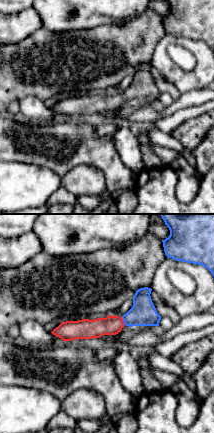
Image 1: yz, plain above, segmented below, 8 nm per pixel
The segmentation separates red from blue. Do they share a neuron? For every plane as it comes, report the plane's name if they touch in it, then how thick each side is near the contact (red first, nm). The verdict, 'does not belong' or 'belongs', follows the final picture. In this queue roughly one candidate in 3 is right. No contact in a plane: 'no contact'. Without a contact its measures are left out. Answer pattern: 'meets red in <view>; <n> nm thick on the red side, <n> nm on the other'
meets red in yz; 160 nm thick on the red side, 200 nm on the other

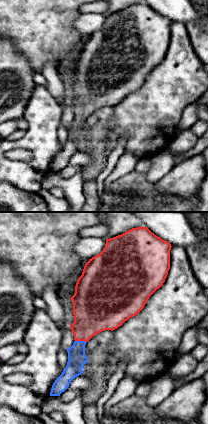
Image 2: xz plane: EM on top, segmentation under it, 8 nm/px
meets red in xz; 320 nm thick on the red side, 140 nm on the other

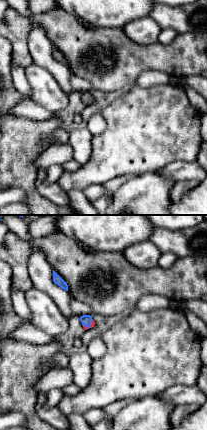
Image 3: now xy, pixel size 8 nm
meets red in xy; 30 nm thick on the red side, 90 nm on the other

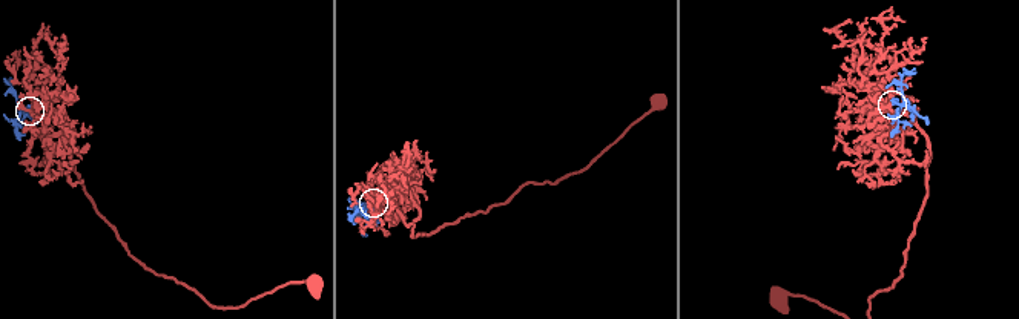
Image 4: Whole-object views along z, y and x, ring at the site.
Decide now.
belongs

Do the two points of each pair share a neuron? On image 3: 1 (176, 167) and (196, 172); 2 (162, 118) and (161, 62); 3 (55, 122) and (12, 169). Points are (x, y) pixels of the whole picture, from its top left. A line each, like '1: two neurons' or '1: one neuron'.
1: one neuron
2: two neurons
3: one neuron

